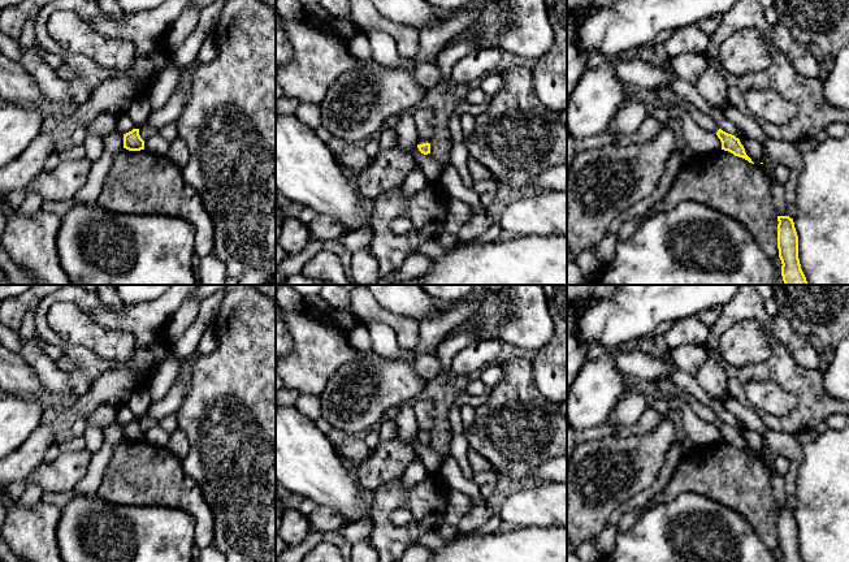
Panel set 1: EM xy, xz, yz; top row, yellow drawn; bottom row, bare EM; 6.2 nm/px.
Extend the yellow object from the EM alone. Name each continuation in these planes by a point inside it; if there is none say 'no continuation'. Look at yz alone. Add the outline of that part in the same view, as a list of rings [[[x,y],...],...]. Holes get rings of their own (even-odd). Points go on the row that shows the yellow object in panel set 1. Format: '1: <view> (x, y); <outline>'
1: yz (668, 98); [[[659,86],[653,90],[655,98],[658,98],[664,107],[681,108],[688,113],[701,127],[718,133],[719,126],[706,114],[703,114],[697,107],[683,99],[675,92],[671,86]]]

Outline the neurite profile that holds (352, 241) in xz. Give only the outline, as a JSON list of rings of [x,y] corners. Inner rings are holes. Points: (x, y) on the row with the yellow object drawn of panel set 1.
[[[371,226],[359,232],[346,232],[339,237],[339,241],[345,248],[352,254],[360,248],[368,247],[372,242],[373,234],[374,232]]]

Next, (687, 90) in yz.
[[[670,62],[660,65],[663,72],[670,79],[671,88],[677,92],[683,99],[697,107],[703,114],[709,116],[723,131],[735,135],[736,138],[744,138],[744,133],[736,127],[735,124],[724,118],[718,111],[715,111],[701,94],[696,90],[694,85],[679,78]]]

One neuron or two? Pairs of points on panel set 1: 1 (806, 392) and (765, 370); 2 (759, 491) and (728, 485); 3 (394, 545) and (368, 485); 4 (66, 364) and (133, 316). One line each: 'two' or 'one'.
1: one
2: one
3: two
4: two

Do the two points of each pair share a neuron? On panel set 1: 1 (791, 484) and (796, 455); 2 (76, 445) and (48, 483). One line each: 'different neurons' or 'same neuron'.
1: same neuron
2: different neurons

